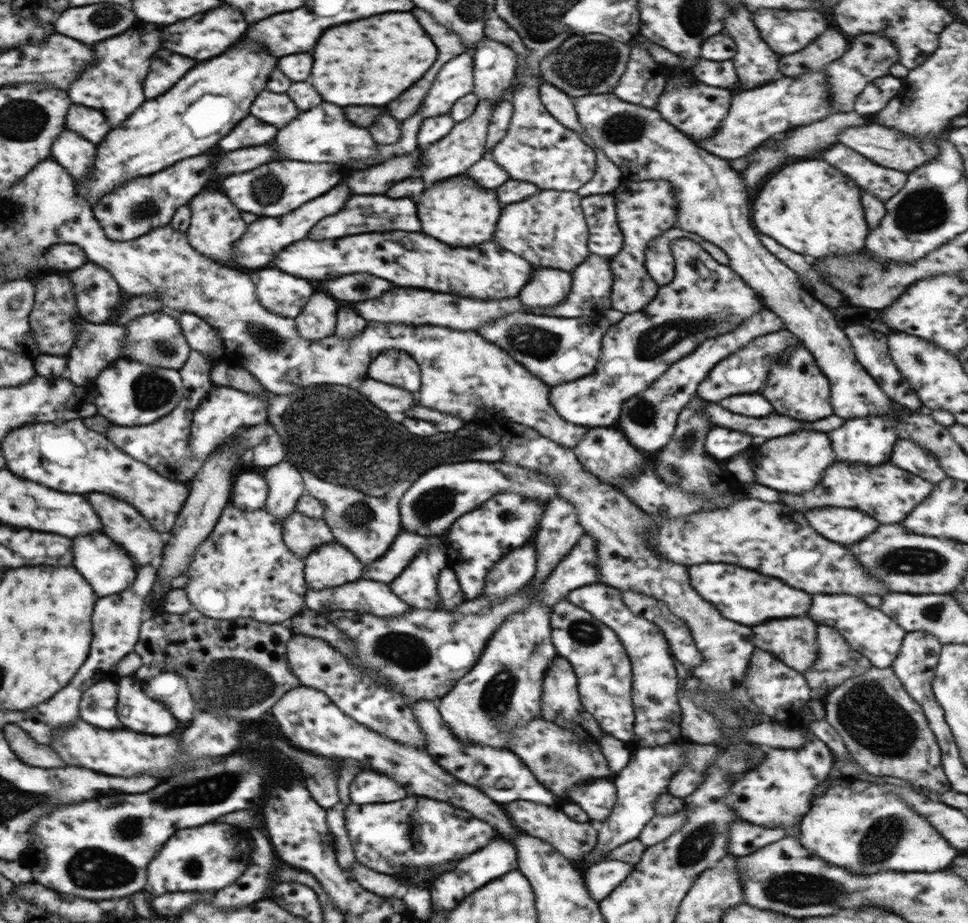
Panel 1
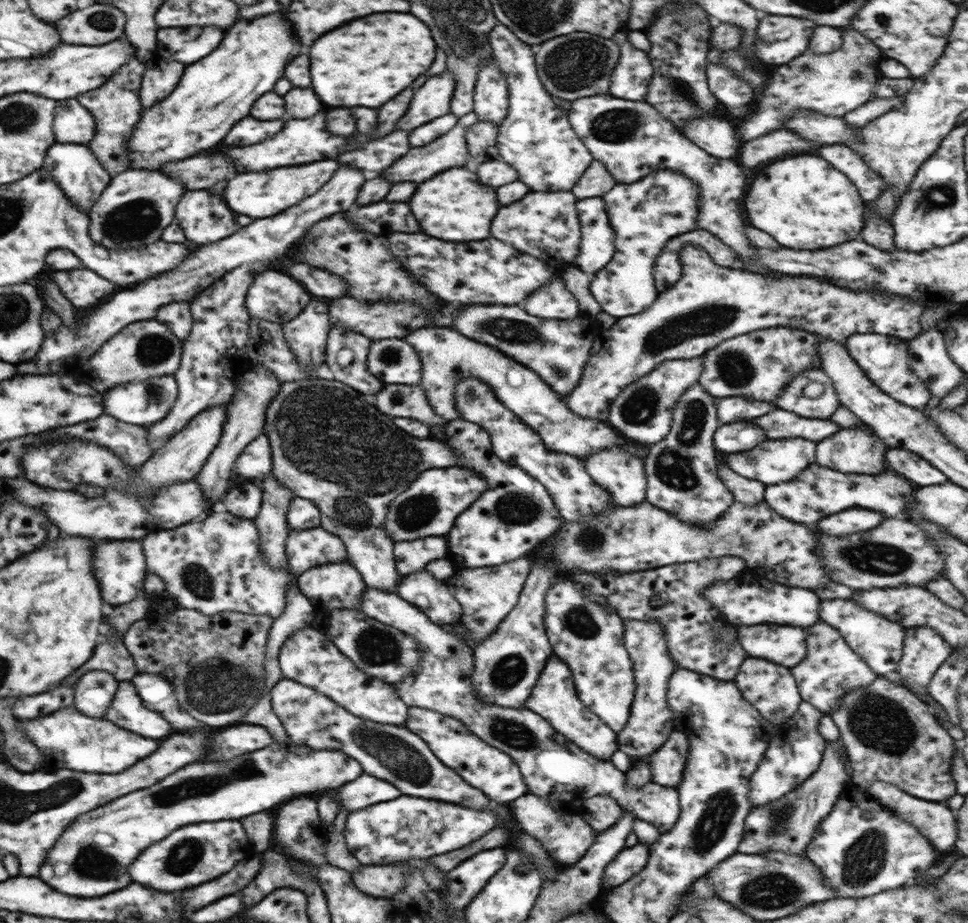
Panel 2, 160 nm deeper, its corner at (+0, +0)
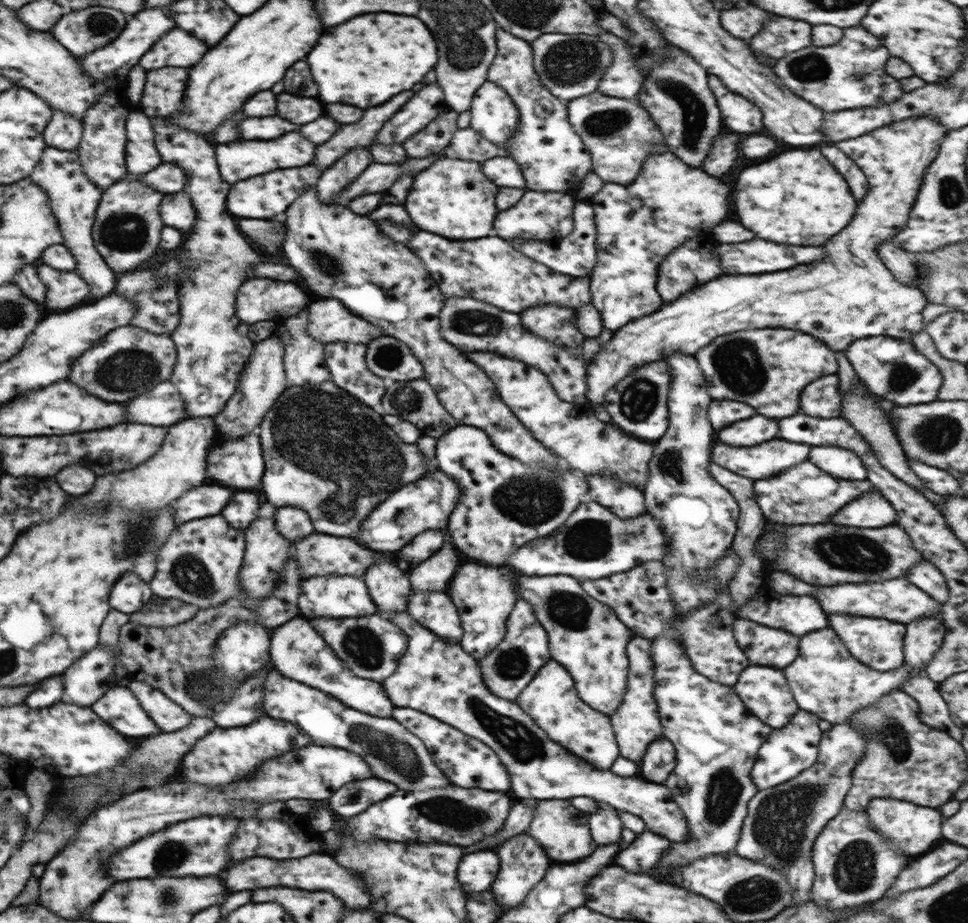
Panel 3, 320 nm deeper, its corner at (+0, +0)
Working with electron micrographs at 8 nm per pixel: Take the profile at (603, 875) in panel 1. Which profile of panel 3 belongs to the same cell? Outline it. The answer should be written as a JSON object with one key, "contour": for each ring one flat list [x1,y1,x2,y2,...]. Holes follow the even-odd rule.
{"contour":[[646,830,644,834,640,833,640,836,633,840,626,850,618,854,616,862,628,872,650,874,650,870,653,870,670,847,671,841,666,837]]}

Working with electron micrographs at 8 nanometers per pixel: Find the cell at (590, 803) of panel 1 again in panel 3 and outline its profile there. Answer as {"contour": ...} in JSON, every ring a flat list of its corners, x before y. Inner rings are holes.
{"contour":[[601,806,596,812,589,814,590,830,592,830,592,838,597,845,606,846,606,844,619,843,622,828,624,828,621,817,618,818,618,810]]}

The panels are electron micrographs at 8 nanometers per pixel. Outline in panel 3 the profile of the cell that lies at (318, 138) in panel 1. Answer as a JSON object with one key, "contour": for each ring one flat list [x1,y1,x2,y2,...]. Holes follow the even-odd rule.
{"contour":[[288,132,276,140,246,140,246,142,232,142,216,146,216,160,220,166,220,174,226,182,234,184,238,180,246,180,250,176,266,174,276,168,294,168,302,164,310,164,314,158,316,146,300,136,300,132]]}

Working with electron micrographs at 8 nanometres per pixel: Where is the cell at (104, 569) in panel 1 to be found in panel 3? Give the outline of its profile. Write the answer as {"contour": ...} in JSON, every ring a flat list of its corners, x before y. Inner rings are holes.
{"contour":[[127,572,114,583,109,605,114,610,131,615,144,608,153,595,148,583,135,572]]}

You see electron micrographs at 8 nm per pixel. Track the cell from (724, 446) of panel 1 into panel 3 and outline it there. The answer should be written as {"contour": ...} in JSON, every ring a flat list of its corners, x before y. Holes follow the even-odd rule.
{"contour":[[752,416,750,420,740,420,724,428,718,436,724,444,732,446,752,446,772,440,778,434,778,422,762,416]]}

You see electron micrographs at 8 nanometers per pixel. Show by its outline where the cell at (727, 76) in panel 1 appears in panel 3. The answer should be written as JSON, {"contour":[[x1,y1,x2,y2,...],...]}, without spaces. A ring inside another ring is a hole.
{"contour":[[710,74,707,81,720,108,722,120,730,130,738,134,752,134,764,128,762,114,756,106,735,92,730,92,717,76]]}

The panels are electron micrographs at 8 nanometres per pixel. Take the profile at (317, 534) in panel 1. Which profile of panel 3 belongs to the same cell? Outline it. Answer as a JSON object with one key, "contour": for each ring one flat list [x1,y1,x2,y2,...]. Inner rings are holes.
{"contour":[[313,532,293,544,292,557,298,561,302,576,363,576,366,569,381,558,381,554,362,547,354,539]]}

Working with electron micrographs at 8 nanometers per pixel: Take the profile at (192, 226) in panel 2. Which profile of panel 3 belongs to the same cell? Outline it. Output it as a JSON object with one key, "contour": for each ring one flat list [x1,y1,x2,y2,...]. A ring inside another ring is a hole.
{"contour":[[185,192,166,194,166,198,163,198,160,204,159,212,162,212,161,219,165,226,178,228,184,233,190,232,196,220,196,212,192,208,190,196]]}

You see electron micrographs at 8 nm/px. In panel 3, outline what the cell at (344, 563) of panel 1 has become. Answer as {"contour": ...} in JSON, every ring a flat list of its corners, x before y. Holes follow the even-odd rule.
{"contour":[[310,576,302,580,298,597,300,615,308,619,326,617,349,619,370,616,376,613,376,606,368,596,368,590,360,578,352,576]]}

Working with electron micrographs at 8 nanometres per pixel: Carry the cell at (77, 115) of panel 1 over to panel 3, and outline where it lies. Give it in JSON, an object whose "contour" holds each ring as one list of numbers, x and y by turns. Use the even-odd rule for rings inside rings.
{"contour":[[54,111,43,132,48,147,64,151,75,150,83,133,82,118]]}

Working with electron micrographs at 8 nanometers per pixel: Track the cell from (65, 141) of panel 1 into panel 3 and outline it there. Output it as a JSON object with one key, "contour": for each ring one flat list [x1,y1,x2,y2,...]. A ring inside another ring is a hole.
{"contour":[[46,147,43,150,41,159,36,168,31,172,29,179,37,184,48,196,50,210,53,210,54,216,58,221,62,236,65,237,63,245,72,252,76,259,76,272,90,285,90,294,88,302,101,300,104,296,114,292,118,275,106,264,106,261,96,252,94,248,94,239,92,238,93,226,95,223,95,214,98,203,103,195,103,190,98,188,87,179,83,168,79,163,79,158,74,150,64,151,58,148]]}

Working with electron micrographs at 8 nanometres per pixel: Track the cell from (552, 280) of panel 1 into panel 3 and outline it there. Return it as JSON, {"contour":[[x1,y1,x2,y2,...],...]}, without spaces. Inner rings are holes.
{"contour":[[542,304,527,308,520,316,521,324,530,332,559,346,578,348,586,339,577,327,578,313,566,306]]}

